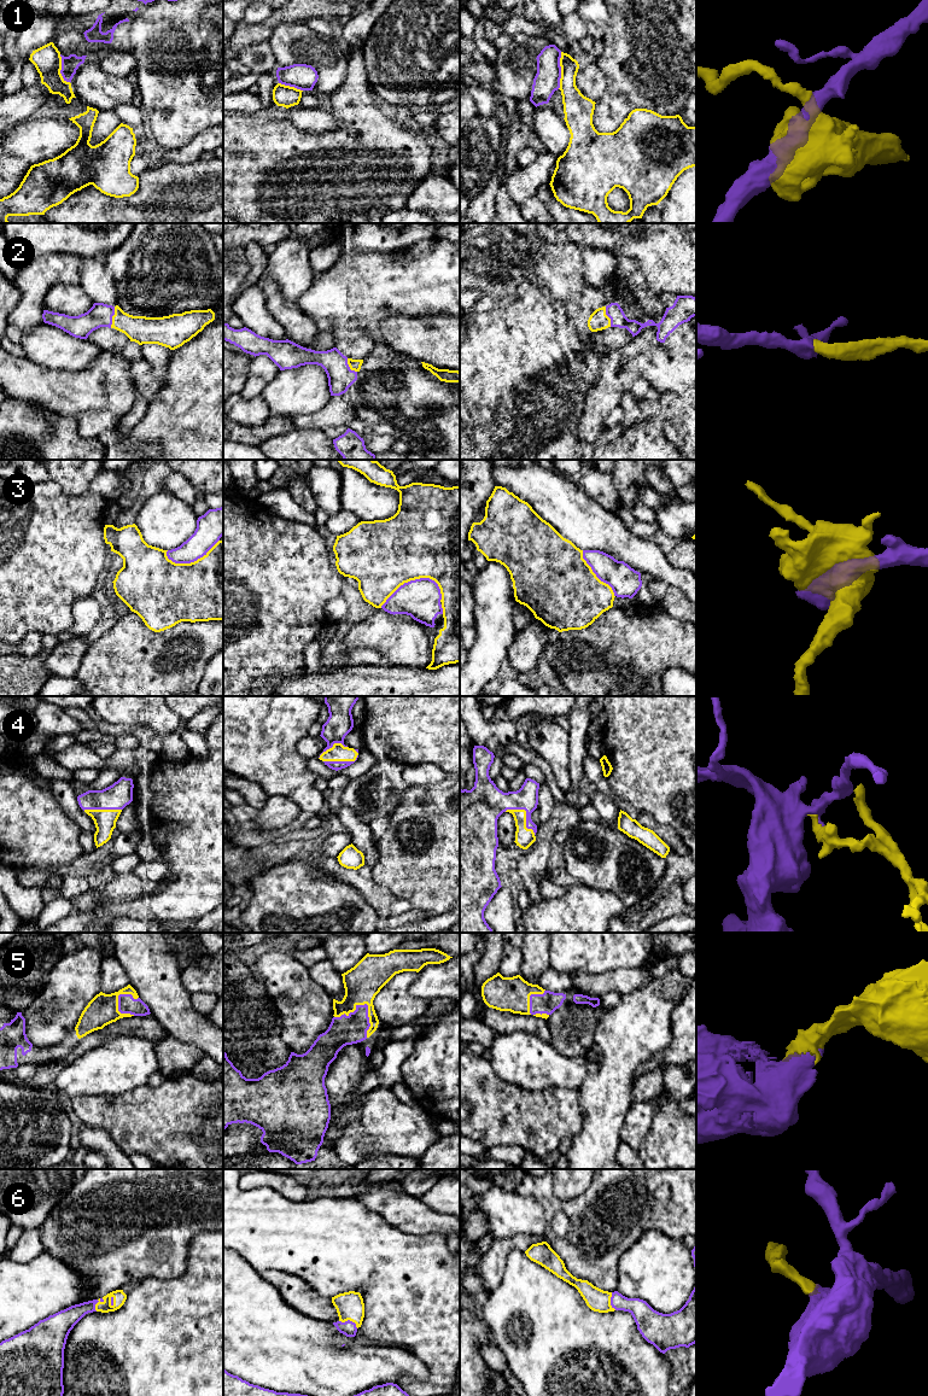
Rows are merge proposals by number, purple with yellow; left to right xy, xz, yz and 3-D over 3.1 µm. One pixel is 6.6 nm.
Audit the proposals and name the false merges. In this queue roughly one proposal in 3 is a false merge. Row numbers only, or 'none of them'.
1, 3

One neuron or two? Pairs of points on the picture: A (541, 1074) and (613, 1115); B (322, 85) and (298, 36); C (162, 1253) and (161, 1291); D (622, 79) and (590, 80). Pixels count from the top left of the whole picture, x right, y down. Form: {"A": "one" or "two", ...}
{"A": "two", "B": "one", "C": "two", "D": "two"}

